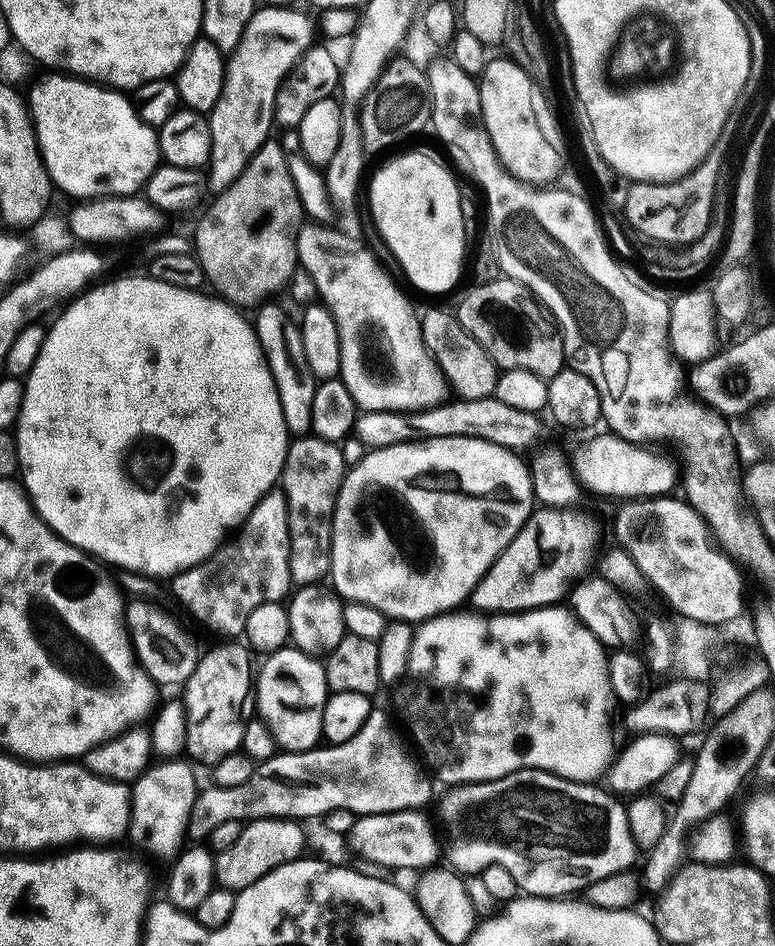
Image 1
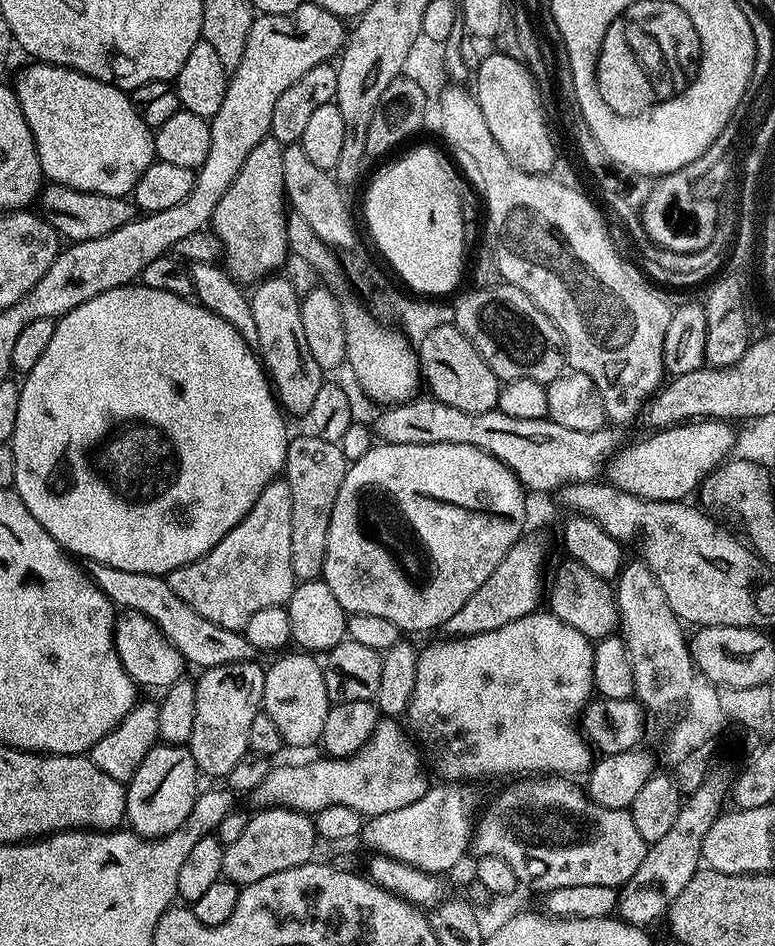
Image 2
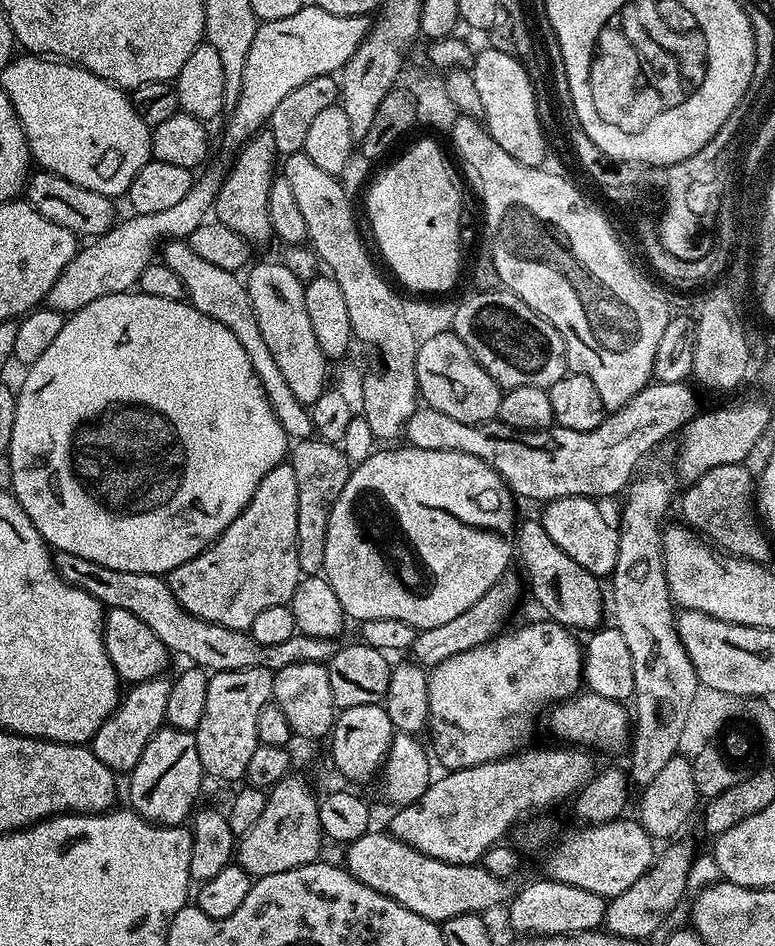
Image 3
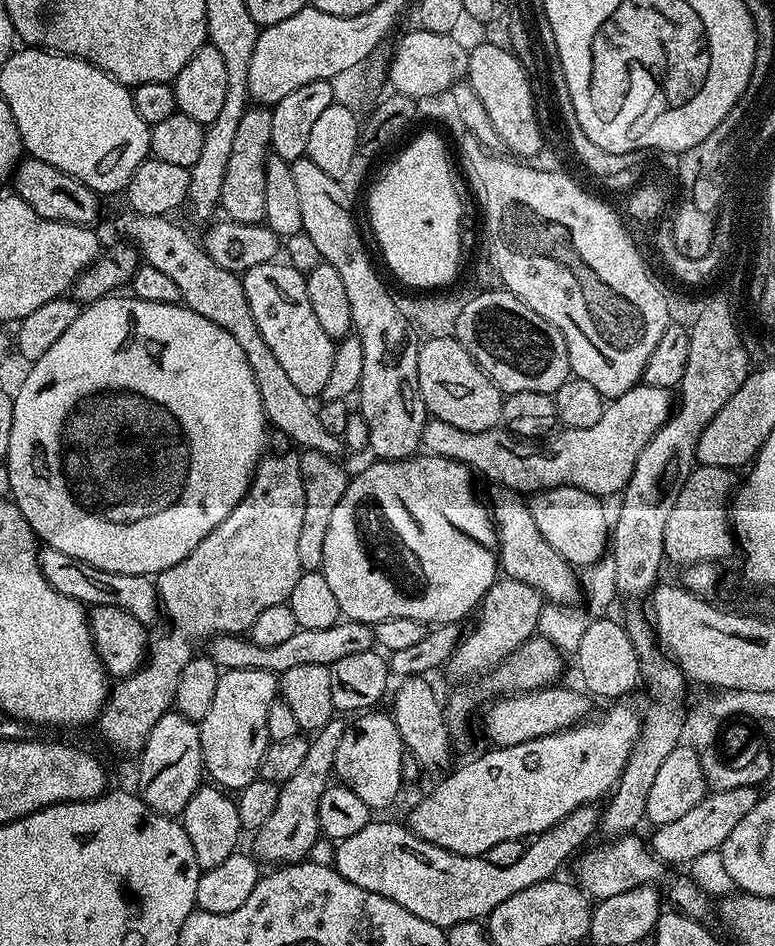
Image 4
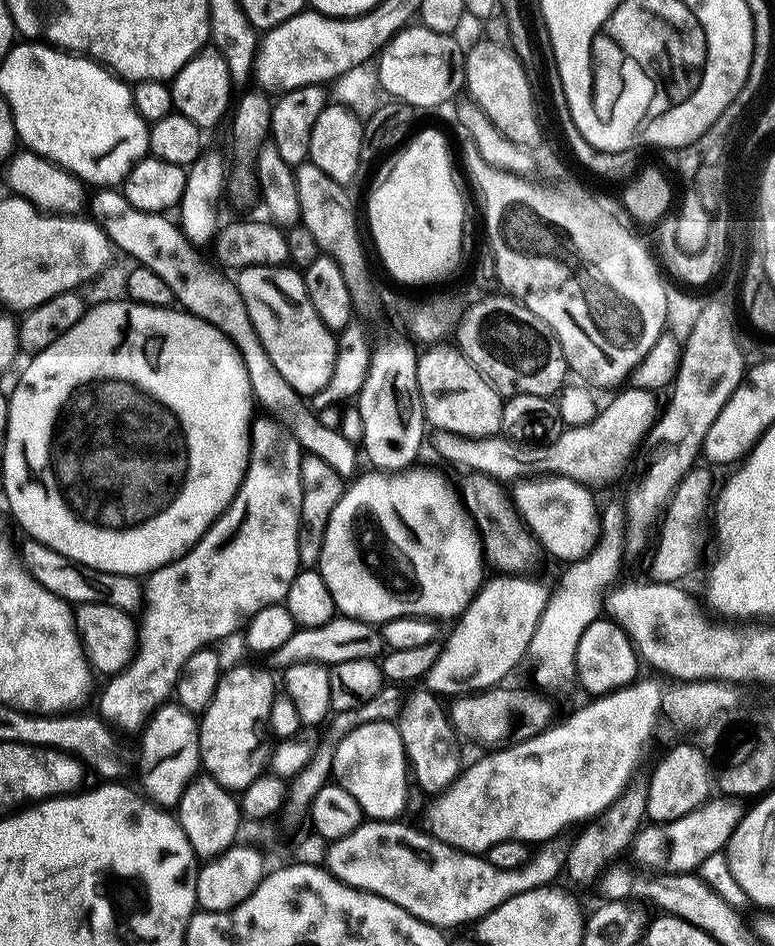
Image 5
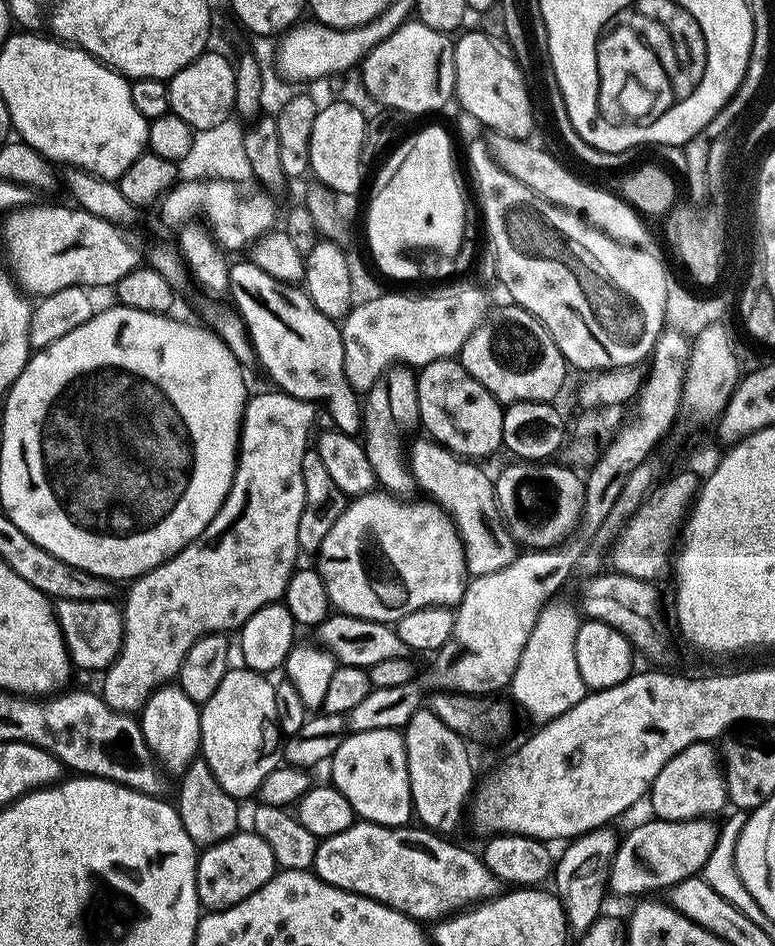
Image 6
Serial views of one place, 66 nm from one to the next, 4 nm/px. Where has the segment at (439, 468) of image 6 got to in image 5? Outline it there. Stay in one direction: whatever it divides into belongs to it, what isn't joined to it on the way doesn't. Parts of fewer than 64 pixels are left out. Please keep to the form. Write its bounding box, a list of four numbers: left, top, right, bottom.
[462,472,534,573]

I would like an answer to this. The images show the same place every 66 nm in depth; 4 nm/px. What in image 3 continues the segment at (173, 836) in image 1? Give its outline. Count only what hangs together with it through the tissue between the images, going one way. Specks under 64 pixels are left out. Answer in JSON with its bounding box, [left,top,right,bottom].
[127,726,206,826]

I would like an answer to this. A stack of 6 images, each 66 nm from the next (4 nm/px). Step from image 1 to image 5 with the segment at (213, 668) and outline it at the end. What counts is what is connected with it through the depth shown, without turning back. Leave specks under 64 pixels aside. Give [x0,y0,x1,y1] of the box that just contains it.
[198,662,278,790]

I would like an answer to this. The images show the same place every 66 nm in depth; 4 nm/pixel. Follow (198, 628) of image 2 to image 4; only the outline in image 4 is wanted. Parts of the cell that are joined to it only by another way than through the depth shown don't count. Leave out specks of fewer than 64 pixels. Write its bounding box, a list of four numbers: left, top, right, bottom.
[38,546,374,674]

